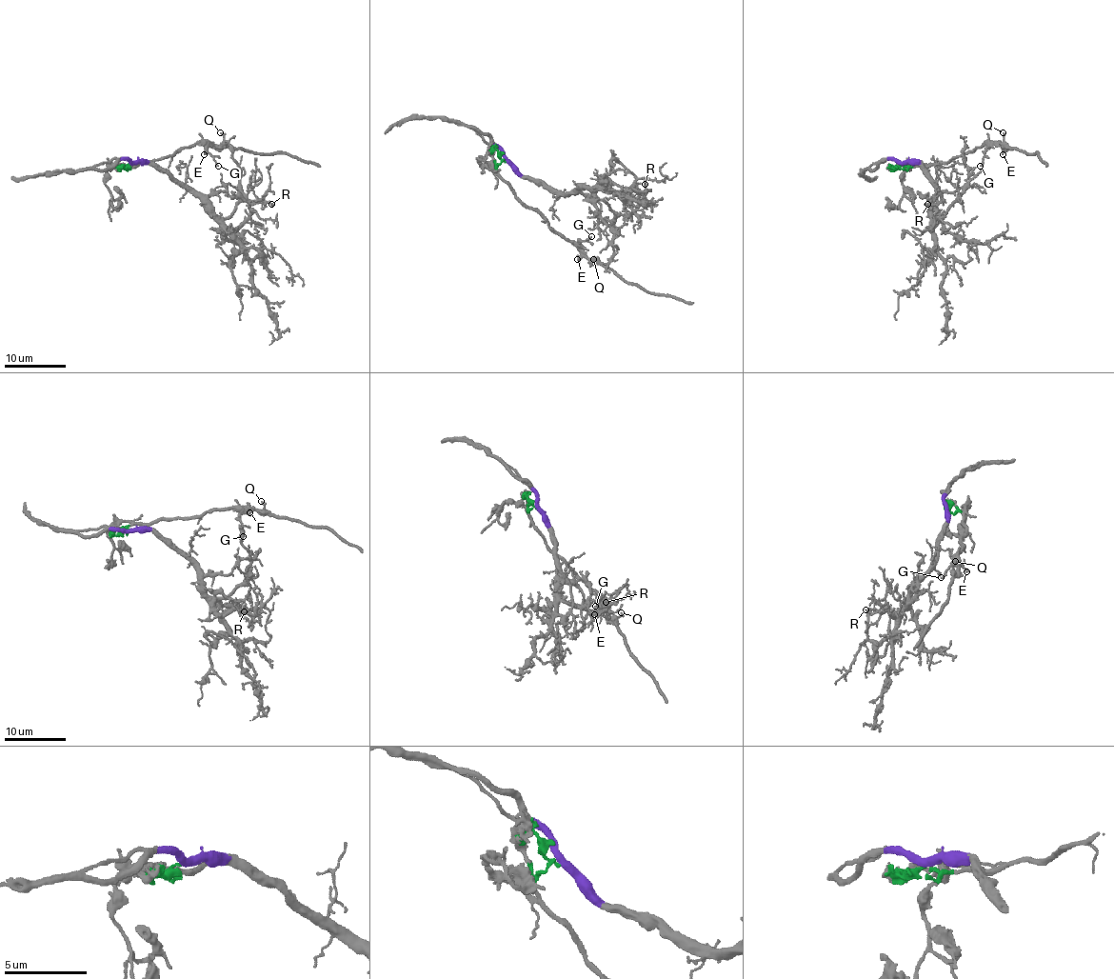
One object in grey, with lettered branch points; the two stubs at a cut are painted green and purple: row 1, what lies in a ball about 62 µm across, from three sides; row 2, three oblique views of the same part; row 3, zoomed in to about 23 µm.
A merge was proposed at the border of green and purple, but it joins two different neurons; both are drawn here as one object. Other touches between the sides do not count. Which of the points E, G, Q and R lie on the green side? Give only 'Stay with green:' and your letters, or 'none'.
Stay with green: E, G, Q

